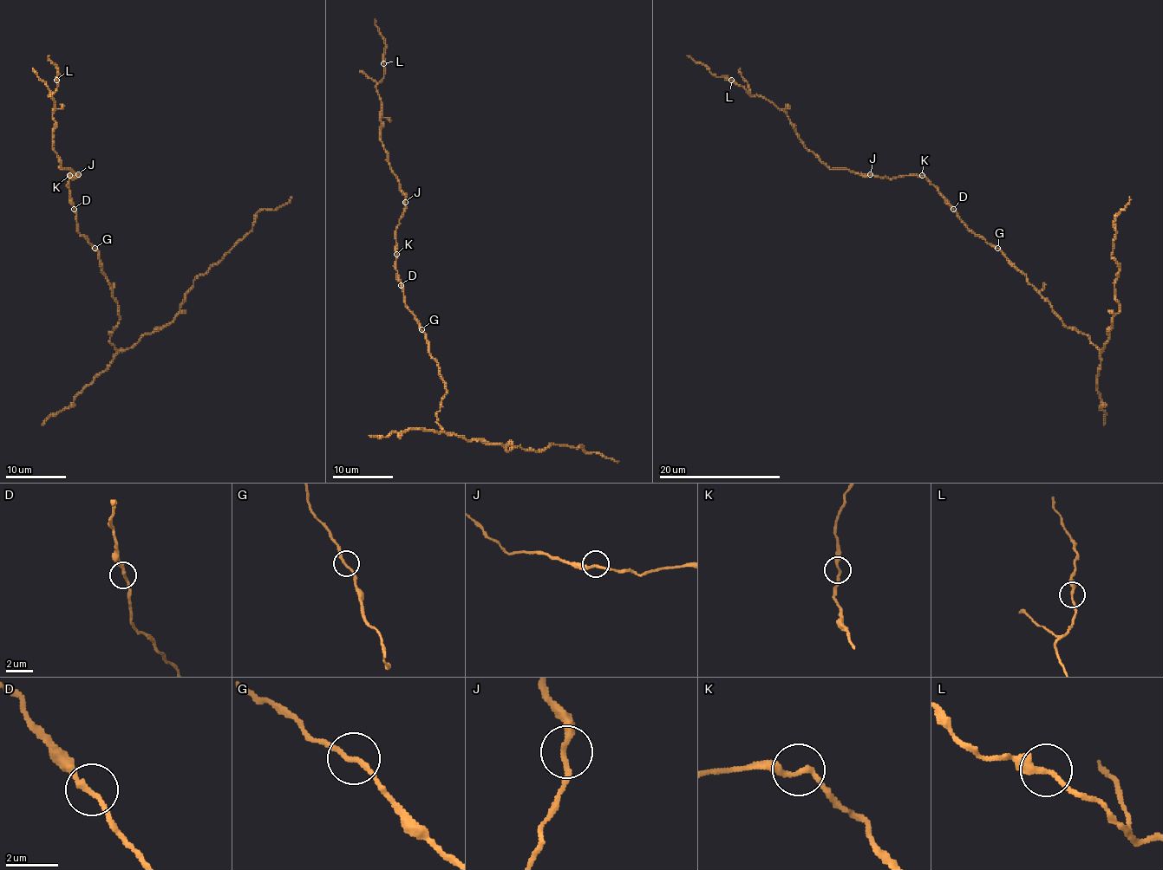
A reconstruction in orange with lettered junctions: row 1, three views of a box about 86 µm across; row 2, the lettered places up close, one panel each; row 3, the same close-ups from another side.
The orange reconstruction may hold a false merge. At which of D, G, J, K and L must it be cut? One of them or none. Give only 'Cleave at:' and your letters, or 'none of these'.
Cleave at: L

